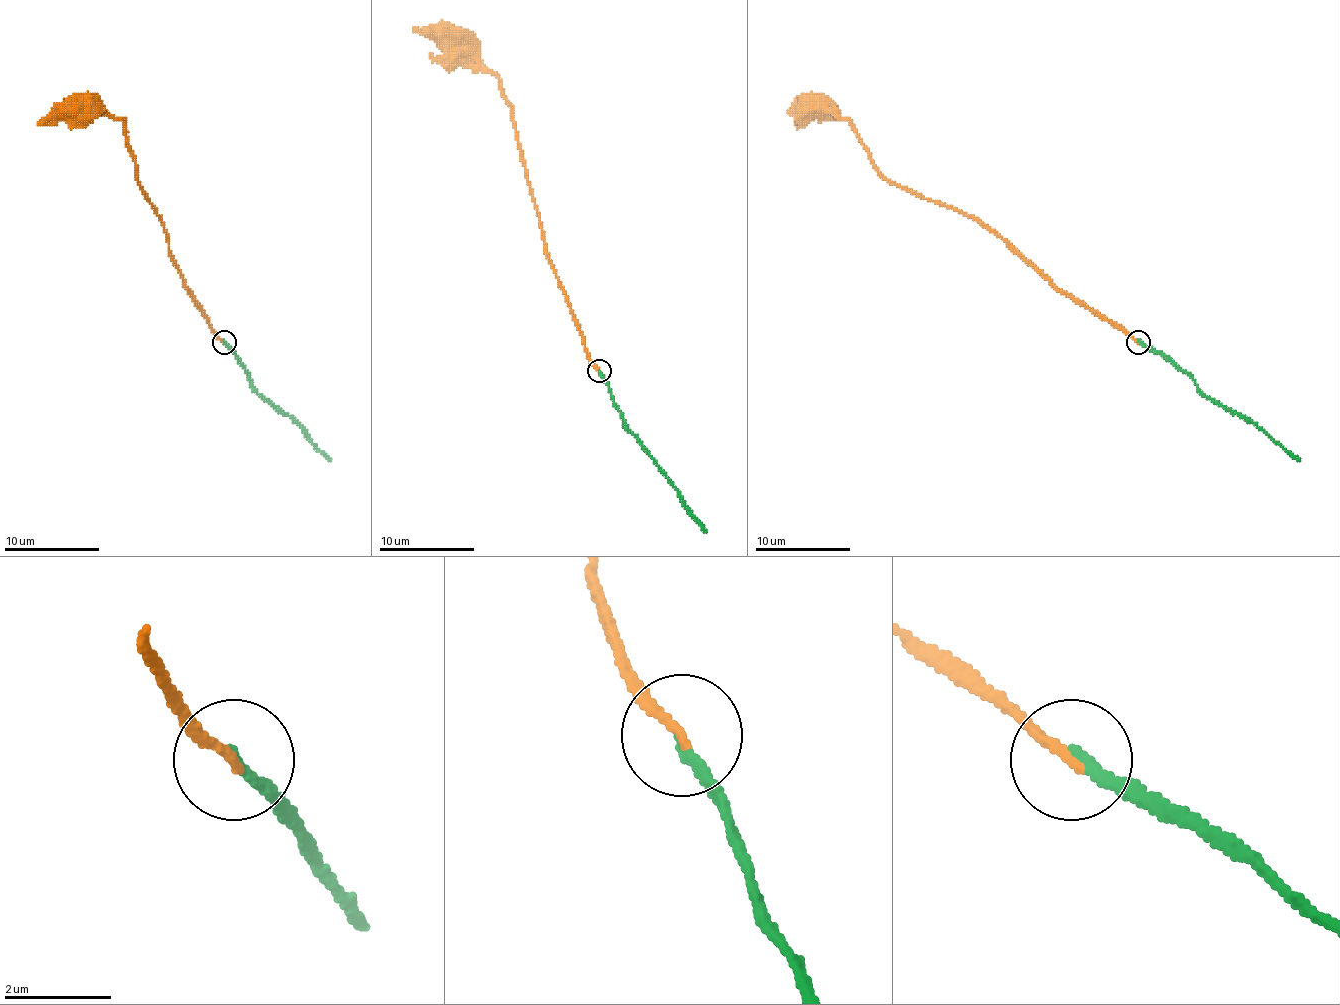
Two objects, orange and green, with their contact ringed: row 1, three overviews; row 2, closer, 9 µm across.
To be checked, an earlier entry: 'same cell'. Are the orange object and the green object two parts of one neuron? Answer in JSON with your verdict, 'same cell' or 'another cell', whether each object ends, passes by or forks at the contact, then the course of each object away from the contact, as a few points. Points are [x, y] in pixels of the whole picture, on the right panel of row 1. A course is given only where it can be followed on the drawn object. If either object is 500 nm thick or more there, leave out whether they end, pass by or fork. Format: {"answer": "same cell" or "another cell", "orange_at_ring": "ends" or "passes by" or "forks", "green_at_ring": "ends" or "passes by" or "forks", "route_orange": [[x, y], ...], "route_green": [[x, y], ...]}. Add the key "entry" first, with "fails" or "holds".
{"entry": "holds", "answer": "same cell", "orange_at_ring": "ends", "green_at_ring": "ends", "route_orange": [[1137, 341], [1061, 294], [999, 237], [952, 208], [892, 184], [878, 170], [849, 122], [821, 98], [811, 106]], "route_green": [[1137, 341], [1168, 356], [1209, 399], [1264, 430], [1299, 460]]}

